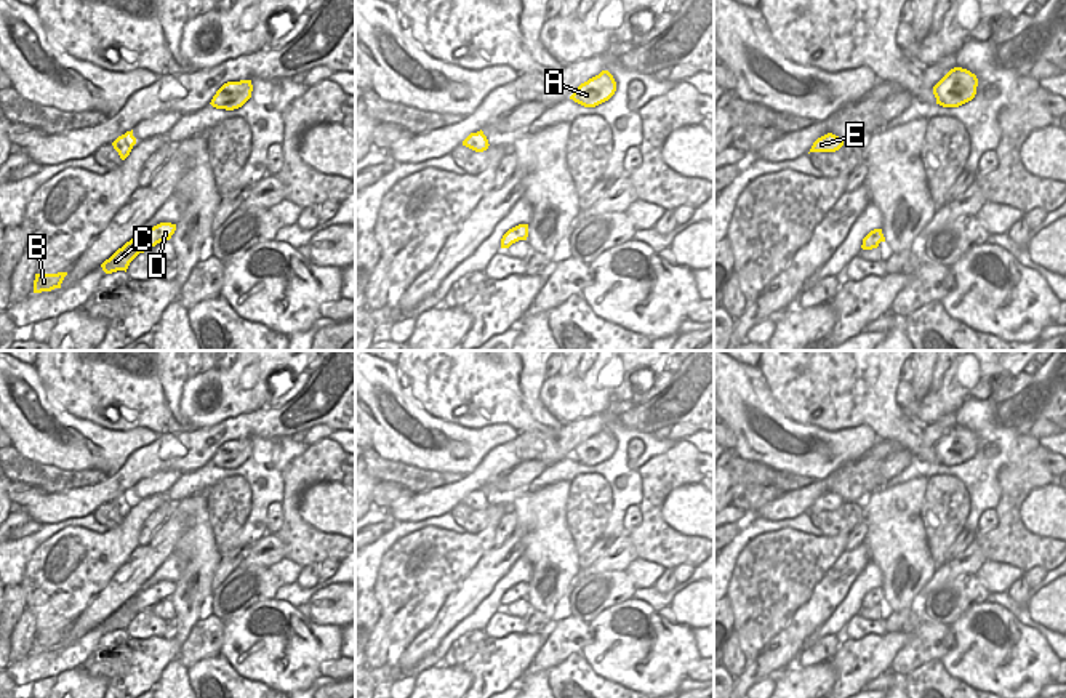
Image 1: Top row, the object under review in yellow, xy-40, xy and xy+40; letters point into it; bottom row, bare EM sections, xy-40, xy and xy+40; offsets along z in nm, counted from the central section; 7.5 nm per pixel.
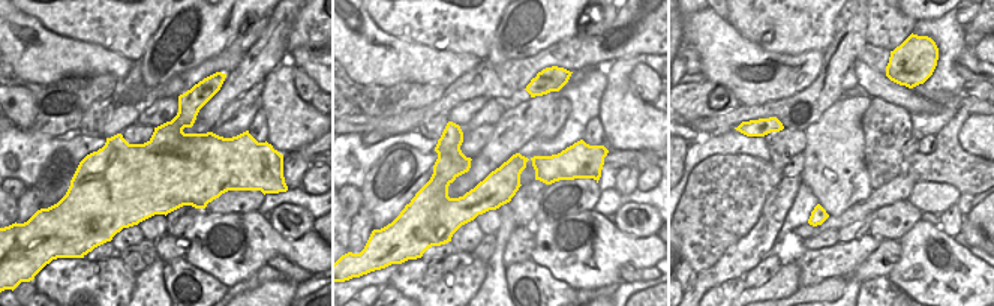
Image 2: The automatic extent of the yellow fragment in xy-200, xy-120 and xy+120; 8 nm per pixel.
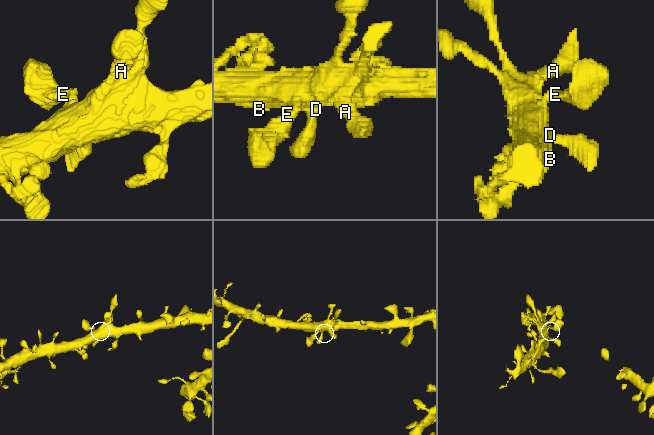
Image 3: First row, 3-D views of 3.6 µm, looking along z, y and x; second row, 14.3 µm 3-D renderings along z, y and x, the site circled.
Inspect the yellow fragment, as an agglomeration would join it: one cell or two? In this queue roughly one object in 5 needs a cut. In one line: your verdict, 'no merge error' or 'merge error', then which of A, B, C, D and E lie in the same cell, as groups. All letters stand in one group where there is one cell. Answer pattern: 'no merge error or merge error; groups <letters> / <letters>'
no merge error; groups A B C D E

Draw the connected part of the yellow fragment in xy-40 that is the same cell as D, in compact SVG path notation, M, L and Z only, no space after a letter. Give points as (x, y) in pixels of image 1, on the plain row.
M160 581L147 589L141 589L136 596L118 607L101 626L106 632L128 628L130 621L139 613L163 599L170 599L176 589L176 583Z

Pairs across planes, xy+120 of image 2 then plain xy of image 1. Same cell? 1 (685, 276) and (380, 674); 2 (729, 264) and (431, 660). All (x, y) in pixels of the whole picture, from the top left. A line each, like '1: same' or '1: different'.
1: different
2: different

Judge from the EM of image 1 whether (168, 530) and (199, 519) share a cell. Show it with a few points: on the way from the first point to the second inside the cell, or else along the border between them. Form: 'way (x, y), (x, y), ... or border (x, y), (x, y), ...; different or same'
border (175, 503), (183, 513), (183, 535), (172, 554); different

